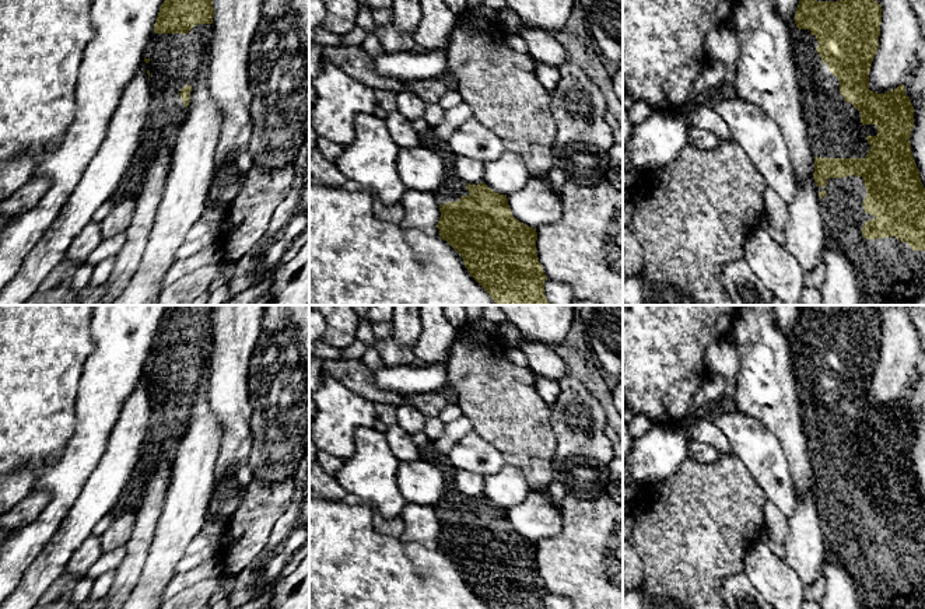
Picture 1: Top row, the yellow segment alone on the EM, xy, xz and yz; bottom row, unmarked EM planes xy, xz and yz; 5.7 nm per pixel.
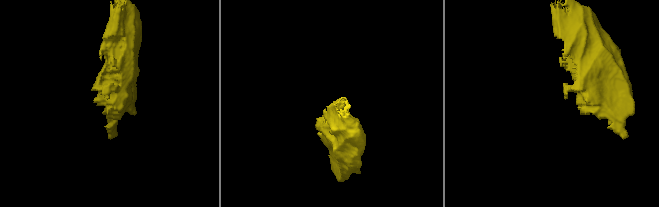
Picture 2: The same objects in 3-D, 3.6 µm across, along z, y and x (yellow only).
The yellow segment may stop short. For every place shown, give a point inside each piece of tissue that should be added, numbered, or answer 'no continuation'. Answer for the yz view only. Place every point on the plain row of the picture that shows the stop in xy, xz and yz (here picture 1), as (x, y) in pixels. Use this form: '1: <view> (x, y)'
1: yz (834, 444)
2: yz (886, 580)

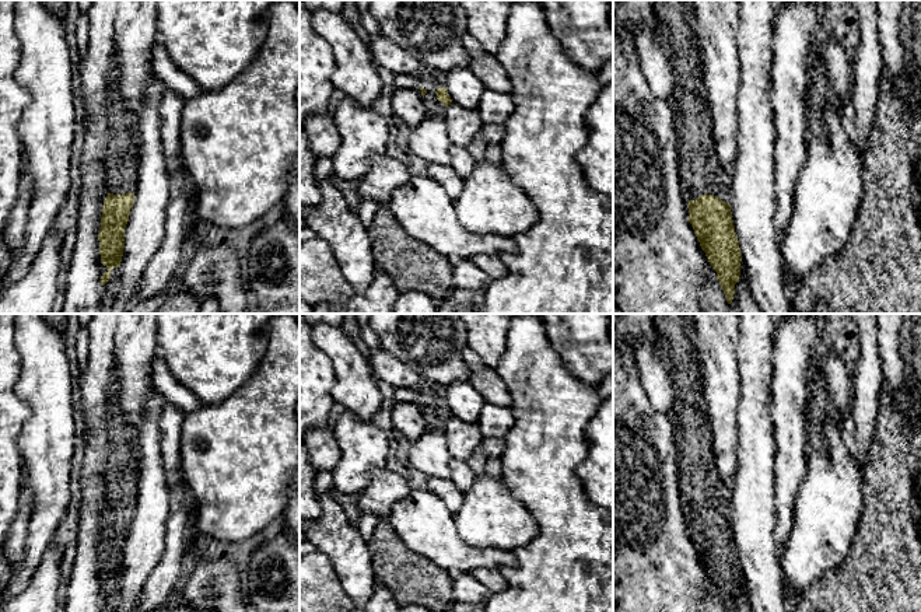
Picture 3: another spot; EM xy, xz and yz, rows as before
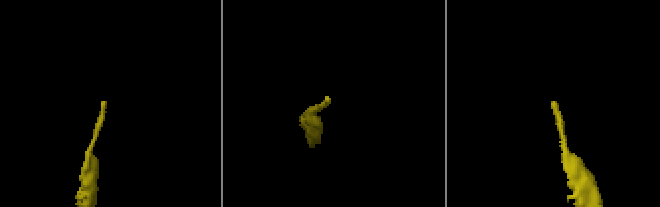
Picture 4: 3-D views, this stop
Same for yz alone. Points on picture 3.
1: yz (700, 486)

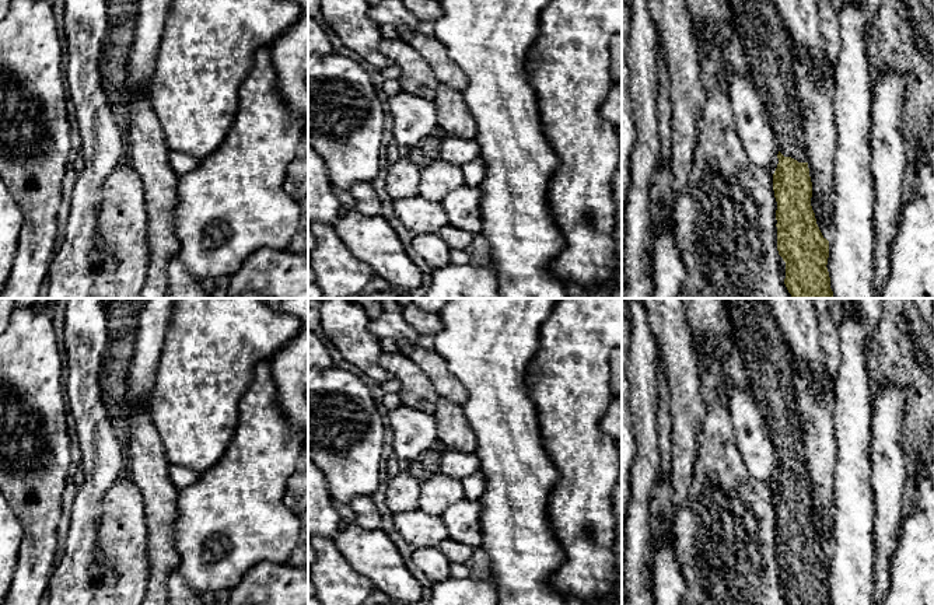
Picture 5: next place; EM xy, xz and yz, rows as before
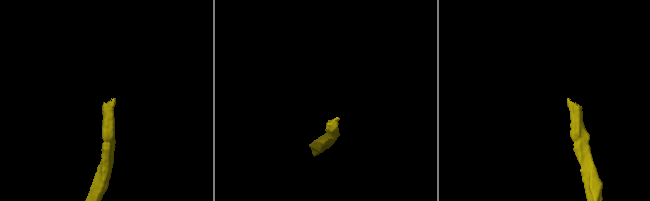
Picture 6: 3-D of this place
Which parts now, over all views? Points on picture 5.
1: yz (768, 356)

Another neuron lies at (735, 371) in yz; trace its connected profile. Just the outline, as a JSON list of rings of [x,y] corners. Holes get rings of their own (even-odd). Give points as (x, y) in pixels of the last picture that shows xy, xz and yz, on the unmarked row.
[[[734,325],[730,329],[730,335],[734,339],[734,345],[723,361],[723,395],[725,396],[725,399],[730,395],[731,389],[735,387],[744,389],[745,392],[751,392],[749,367],[745,363],[744,350],[739,345]]]

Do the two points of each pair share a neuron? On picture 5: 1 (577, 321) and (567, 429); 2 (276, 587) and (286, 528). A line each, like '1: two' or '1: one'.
1: one
2: two

